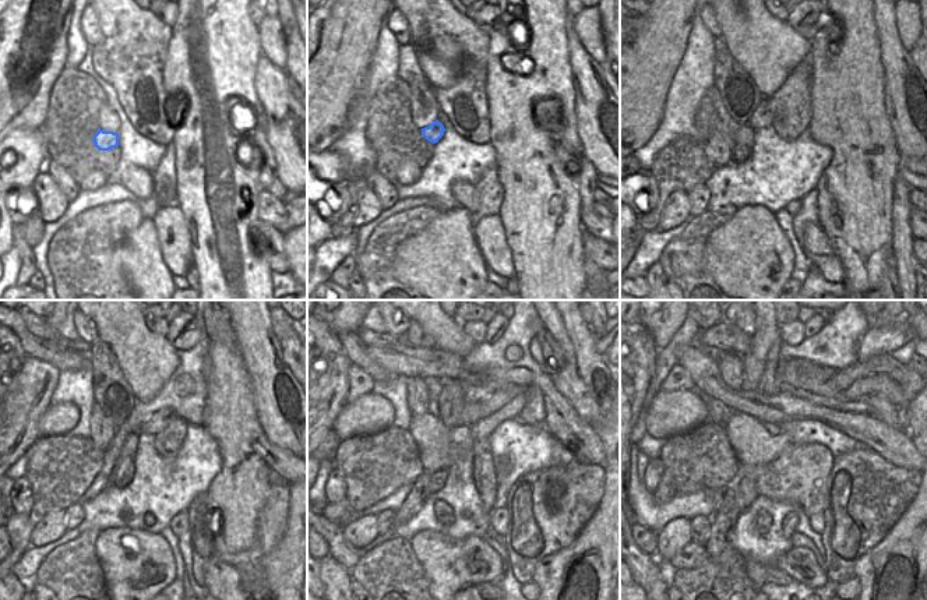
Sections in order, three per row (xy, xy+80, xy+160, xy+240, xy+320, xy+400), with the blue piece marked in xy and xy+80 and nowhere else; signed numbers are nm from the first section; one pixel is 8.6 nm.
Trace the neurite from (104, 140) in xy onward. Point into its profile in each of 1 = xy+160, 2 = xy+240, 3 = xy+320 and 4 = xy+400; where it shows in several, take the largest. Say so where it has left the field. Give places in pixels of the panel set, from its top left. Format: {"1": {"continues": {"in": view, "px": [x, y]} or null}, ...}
{"1": {"continues": {"in": "xy+160", "px": [761, 117]}}, "2": {"continues": {"in": "xy+240", "px": [155, 424]}}, "3": {"continues": {"in": "xy+320", "px": [520, 378]}}, "4": {"continues": {"in": "xy+400", "px": [845, 377]}}}

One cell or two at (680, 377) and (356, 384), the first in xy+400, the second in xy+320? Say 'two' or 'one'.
one

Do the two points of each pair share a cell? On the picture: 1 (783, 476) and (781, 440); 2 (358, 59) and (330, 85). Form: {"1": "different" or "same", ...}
{"1": "different", "2": "same"}

